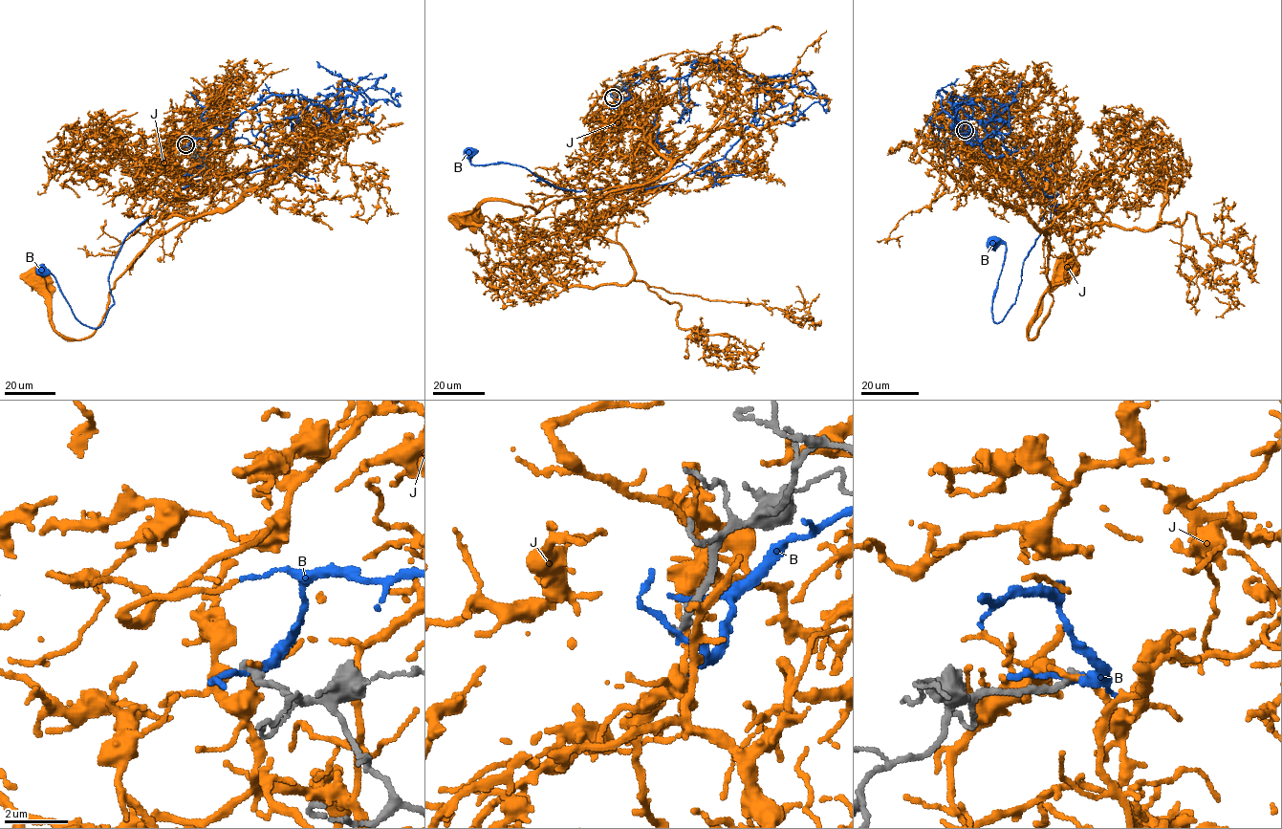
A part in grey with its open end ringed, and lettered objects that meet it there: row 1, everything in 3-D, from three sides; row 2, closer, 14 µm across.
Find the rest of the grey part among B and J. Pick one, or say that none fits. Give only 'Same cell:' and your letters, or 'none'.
Same cell: none

